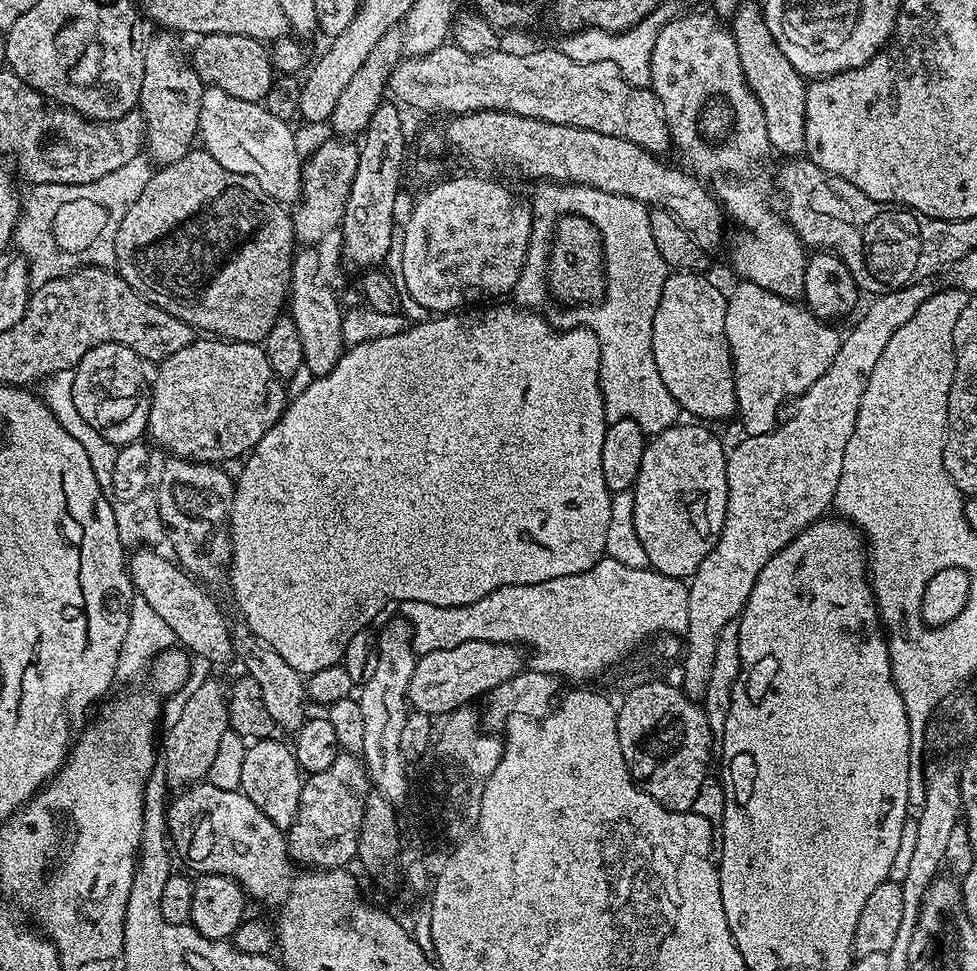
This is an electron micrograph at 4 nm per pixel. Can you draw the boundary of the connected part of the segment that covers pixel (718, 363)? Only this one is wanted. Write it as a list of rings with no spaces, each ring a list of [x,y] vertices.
[[[673,271],[662,286],[658,310],[654,310],[652,349],[658,374],[681,409],[700,422],[728,420],[737,415],[736,375],[730,342],[726,338],[728,297],[699,271]]]

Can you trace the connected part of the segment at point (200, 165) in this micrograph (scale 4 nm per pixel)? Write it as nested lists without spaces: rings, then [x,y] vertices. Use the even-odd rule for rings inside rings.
[[[193,150],[178,158],[178,162],[157,167],[152,173],[150,182],[146,182],[146,190],[142,190],[142,194],[138,194],[138,199],[134,201],[134,206],[126,210],[126,218],[122,218],[114,242],[116,251],[114,268],[138,295],[145,296],[150,303],[174,314],[174,318],[192,325],[193,329],[200,331],[201,328],[204,331],[201,333],[211,334],[229,342],[260,344],[270,334],[270,326],[274,326],[274,322],[289,303],[292,262],[297,244],[296,231],[292,229],[292,218],[284,204],[266,194],[266,190],[262,190],[254,178],[226,170],[205,150]]]

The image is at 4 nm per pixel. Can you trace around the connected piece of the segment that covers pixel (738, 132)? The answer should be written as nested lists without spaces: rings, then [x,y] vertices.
[[[688,12],[673,16],[670,22],[666,22],[666,26],[662,26],[662,30],[658,34],[658,38],[654,42],[654,50],[650,58],[650,80],[652,93],[658,98],[660,103],[660,111],[664,114],[664,121],[668,124],[668,133],[672,135],[672,144],[674,148],[680,151],[683,167],[691,172],[694,176],[699,176],[705,184],[708,185],[713,196],[720,202],[720,207],[724,209],[729,217],[732,216],[741,224],[744,229],[736,236],[736,241],[732,244],[732,268],[740,275],[741,281],[757,284],[766,290],[770,290],[774,294],[778,294],[787,300],[799,301],[804,295],[804,275],[806,274],[806,266],[808,265],[809,253],[806,246],[800,240],[800,236],[788,225],[788,221],[783,215],[778,214],[772,209],[772,198],[774,196],[774,176],[768,173],[768,164],[765,161],[768,152],[770,153],[770,145],[768,135],[766,134],[766,118],[762,114],[762,108],[758,102],[756,95],[750,90],[750,86],[746,82],[746,78],[742,74],[742,62],[738,62],[738,46],[734,42],[732,33],[727,23],[719,24],[714,17],[708,12]]]

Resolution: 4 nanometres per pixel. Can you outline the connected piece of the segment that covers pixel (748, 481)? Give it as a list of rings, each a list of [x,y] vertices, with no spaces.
[[[928,282],[911,284],[909,288],[900,288],[897,292],[876,296],[873,299],[873,304],[865,310],[864,317],[848,333],[846,331],[843,333],[838,346],[838,354],[834,354],[834,362],[830,362],[830,367],[826,370],[826,374],[822,374],[822,378],[818,378],[818,382],[814,382],[814,386],[810,386],[801,396],[795,397],[794,405],[796,404],[796,409],[793,410],[792,417],[785,424],[784,421],[777,423],[775,429],[766,434],[758,434],[757,436],[745,435],[743,437],[744,441],[733,452],[731,449],[727,453],[726,486],[728,487],[728,501],[726,502],[724,525],[718,534],[718,542],[714,542],[714,550],[710,550],[710,554],[706,554],[706,558],[702,558],[702,566],[698,566],[698,570],[687,581],[688,597],[690,598],[690,622],[688,623],[688,631],[682,640],[682,661],[684,660],[684,665],[680,668],[678,684],[691,700],[703,701],[706,694],[706,686],[710,686],[710,674],[714,670],[714,653],[718,646],[718,634],[722,634],[722,630],[726,630],[726,626],[733,623],[743,612],[746,602],[750,598],[750,590],[754,590],[754,582],[758,582],[758,574],[762,574],[762,566],[766,566],[766,562],[770,562],[770,558],[774,558],[774,554],[778,554],[778,550],[785,548],[804,528],[808,528],[815,520],[821,519],[827,513],[824,512],[827,508],[831,509],[833,507],[832,499],[838,490],[838,477],[842,474],[842,458],[846,455],[846,442],[850,442],[850,434],[854,434],[854,422],[858,422],[858,406],[862,406],[862,394],[866,394],[866,382],[870,382],[870,374],[874,370],[878,358],[882,356],[882,350],[886,348],[886,342],[890,342],[890,338],[894,336],[894,330],[906,323],[918,310],[918,306],[922,306],[922,302],[932,296],[934,288],[933,285],[930,285],[931,283]]]

